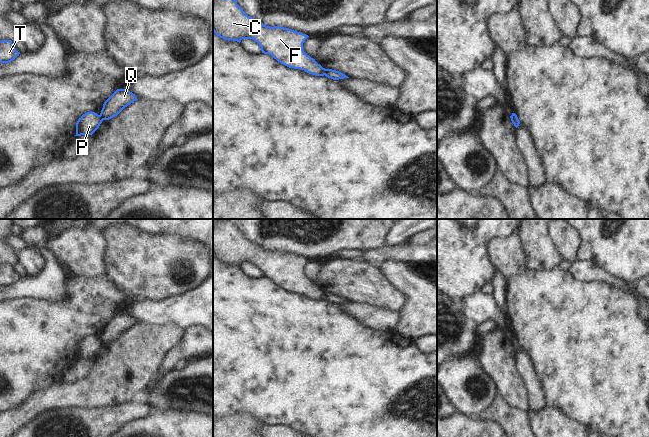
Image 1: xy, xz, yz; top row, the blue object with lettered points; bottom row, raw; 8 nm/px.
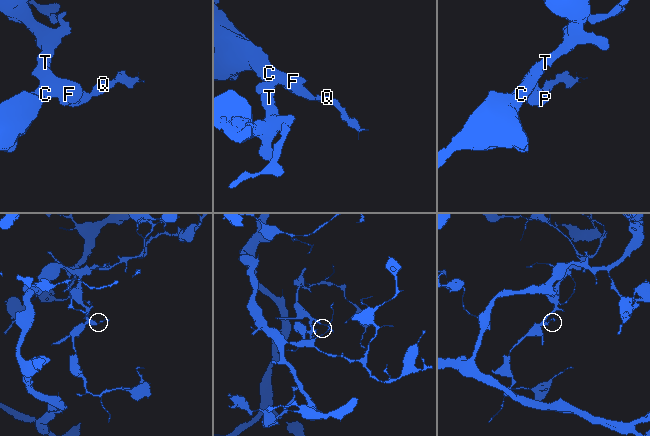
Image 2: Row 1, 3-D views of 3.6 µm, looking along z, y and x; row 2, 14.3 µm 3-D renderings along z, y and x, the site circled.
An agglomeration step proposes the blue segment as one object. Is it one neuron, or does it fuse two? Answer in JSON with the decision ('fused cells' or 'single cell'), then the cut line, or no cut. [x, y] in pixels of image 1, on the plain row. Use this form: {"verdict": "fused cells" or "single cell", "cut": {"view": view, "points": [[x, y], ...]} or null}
{"verdict": "fused cells", "cut": {"view": "xz", "points": [[324, 293], [325, 298]]}}

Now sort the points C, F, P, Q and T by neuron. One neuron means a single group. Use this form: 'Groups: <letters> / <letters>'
Groups: C F P T / Q.

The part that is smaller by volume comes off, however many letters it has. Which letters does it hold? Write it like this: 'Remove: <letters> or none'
Remove: Q

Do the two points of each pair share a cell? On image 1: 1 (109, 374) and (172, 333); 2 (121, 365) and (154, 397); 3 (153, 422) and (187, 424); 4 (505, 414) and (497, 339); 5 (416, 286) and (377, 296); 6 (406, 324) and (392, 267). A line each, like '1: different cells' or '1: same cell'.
1: same cell
2: different cells
3: same cell
4: different cells
5: different cells
6: same cell

